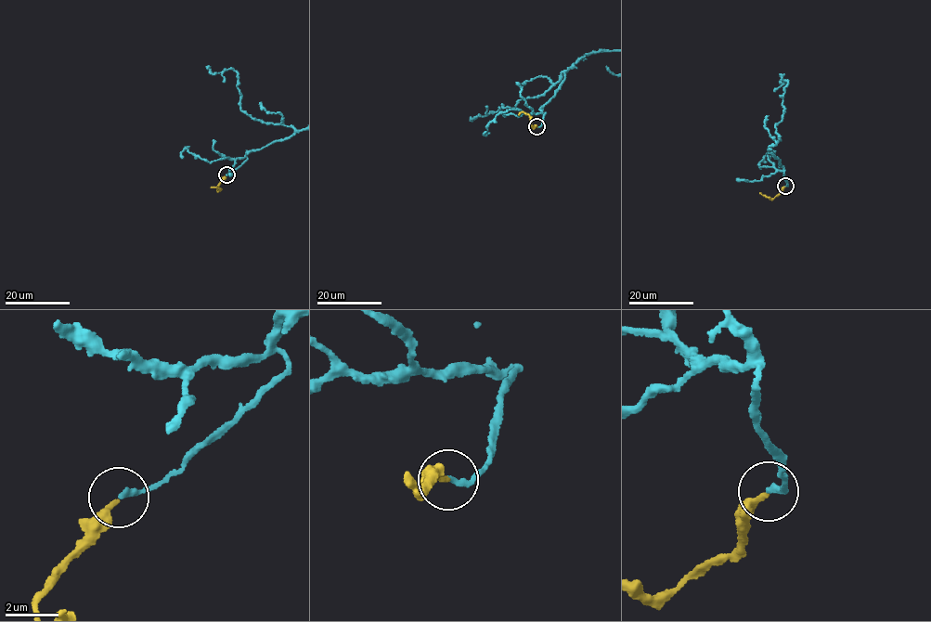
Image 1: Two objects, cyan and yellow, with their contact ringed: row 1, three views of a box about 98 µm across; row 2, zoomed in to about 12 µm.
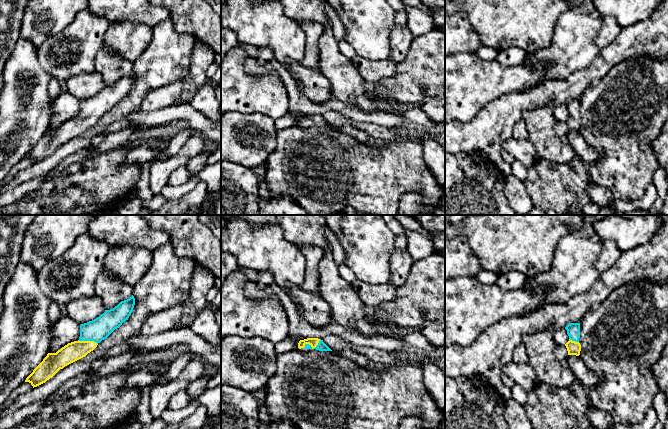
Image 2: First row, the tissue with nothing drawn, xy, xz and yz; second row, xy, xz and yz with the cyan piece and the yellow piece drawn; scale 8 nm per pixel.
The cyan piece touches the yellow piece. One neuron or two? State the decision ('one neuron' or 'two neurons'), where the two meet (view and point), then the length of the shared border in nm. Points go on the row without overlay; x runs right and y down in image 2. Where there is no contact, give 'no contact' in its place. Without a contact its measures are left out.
one neuron | xy (88, 116) | 160 nm

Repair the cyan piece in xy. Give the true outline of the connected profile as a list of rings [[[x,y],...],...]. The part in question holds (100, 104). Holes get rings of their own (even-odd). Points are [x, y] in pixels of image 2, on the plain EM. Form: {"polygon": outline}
{"polygon": [[[132,71],[129,75],[121,77],[113,85],[105,86],[96,95],[80,101],[78,117],[68,119],[56,129],[48,129],[43,137],[26,154],[33,164],[52,154],[60,145],[85,133],[97,121],[106,115],[123,98],[128,96],[135,81]]]}

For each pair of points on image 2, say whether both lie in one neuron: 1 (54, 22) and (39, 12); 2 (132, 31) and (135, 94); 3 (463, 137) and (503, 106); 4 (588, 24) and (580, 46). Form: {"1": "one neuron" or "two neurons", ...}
{"1": "one neuron", "2": "two neurons", "3": "one neuron", "4": "one neuron"}

